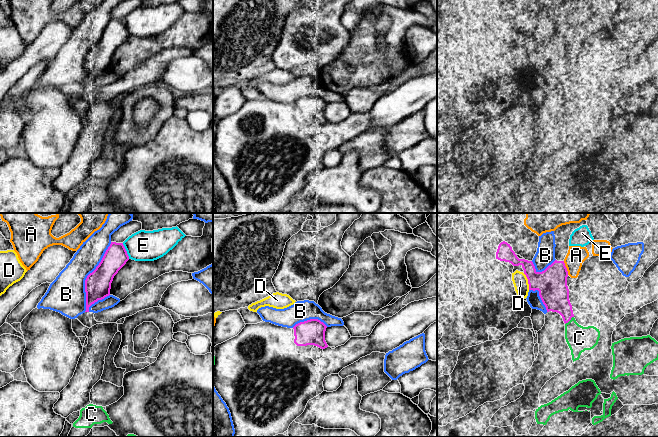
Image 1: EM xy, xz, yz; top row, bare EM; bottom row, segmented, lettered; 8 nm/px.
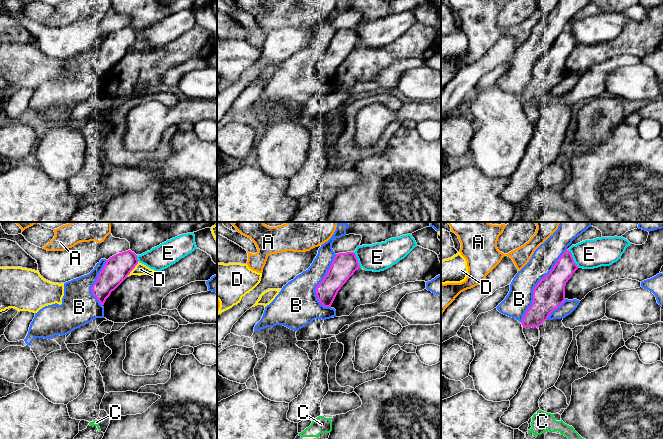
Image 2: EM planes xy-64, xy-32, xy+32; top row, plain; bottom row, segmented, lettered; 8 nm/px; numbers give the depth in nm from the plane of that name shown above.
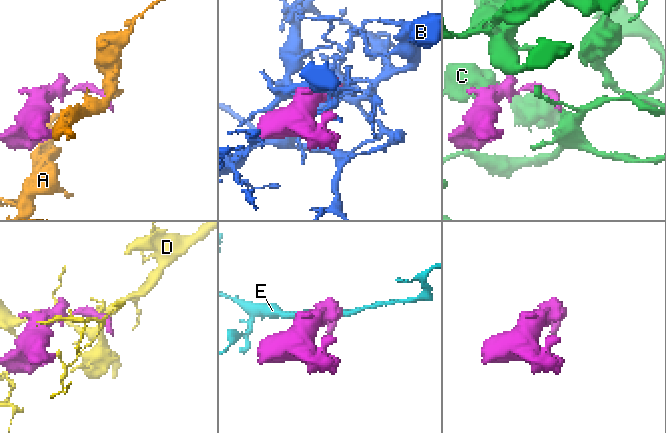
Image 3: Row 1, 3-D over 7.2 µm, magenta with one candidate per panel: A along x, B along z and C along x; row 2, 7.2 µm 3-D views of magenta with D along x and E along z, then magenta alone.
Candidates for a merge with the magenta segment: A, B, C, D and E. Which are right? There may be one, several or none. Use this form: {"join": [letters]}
{"join": ["C"]}

